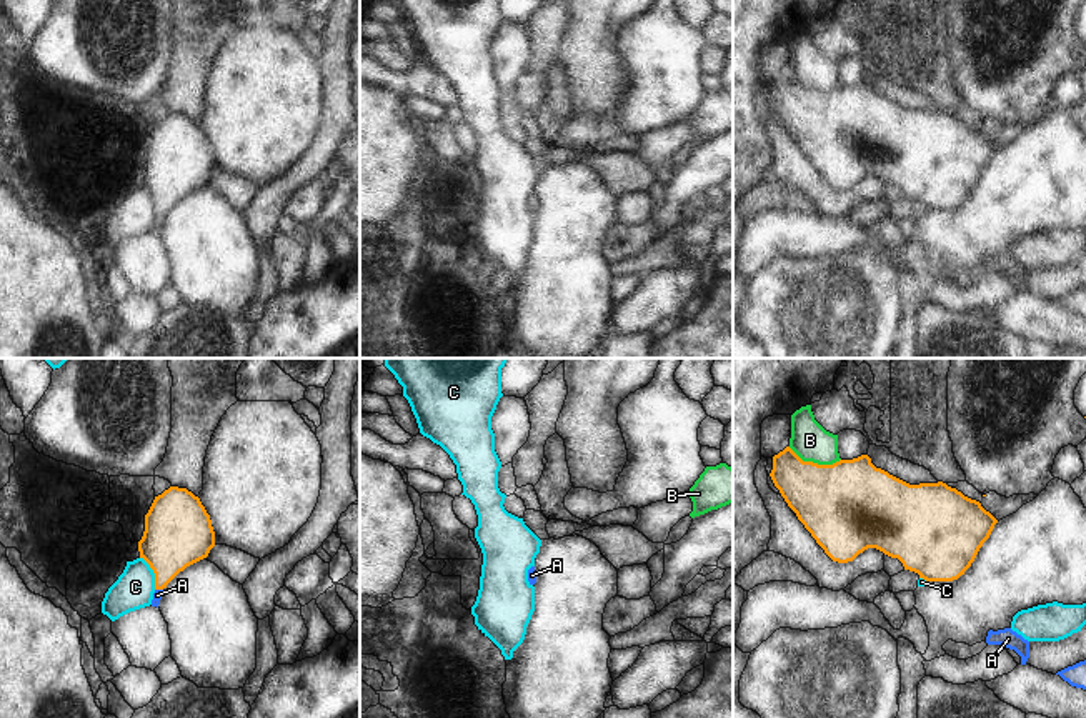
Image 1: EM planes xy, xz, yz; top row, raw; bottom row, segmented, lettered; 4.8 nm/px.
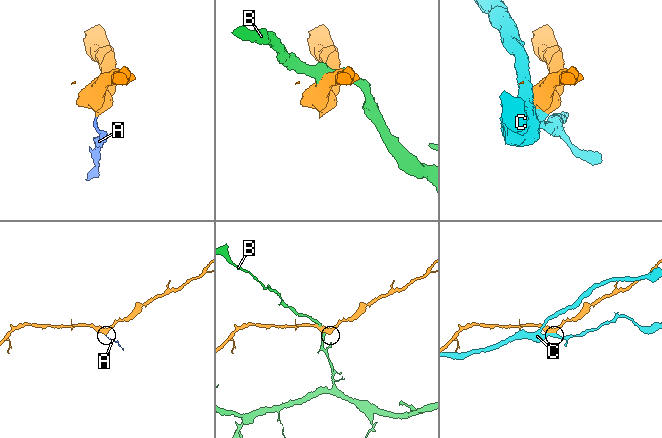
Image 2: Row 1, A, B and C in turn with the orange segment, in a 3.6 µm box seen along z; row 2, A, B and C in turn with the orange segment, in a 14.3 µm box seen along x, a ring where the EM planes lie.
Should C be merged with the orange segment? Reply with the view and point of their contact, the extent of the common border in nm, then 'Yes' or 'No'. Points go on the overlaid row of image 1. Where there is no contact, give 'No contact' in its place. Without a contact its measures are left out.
Touches orange at xy (154, 572). Shared border 180 nm. No

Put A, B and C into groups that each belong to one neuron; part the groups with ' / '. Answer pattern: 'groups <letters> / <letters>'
groups A / B / C

